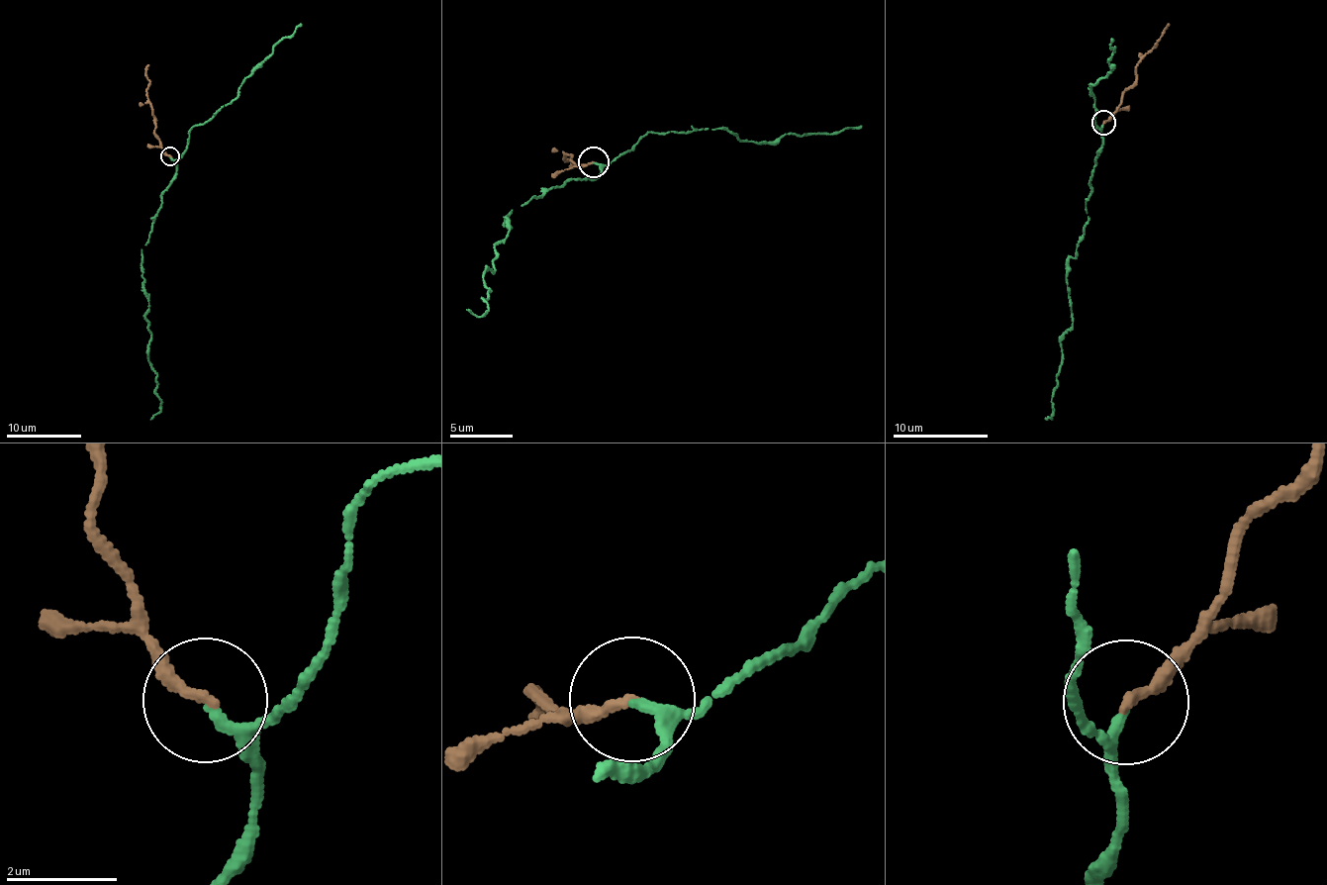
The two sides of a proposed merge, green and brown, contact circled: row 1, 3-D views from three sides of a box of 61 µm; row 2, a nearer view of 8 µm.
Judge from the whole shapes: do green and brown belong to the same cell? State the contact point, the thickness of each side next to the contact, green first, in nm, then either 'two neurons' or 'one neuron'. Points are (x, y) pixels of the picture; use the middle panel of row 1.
place (593, 162); calibres 150 and 200 nm; one neuron

